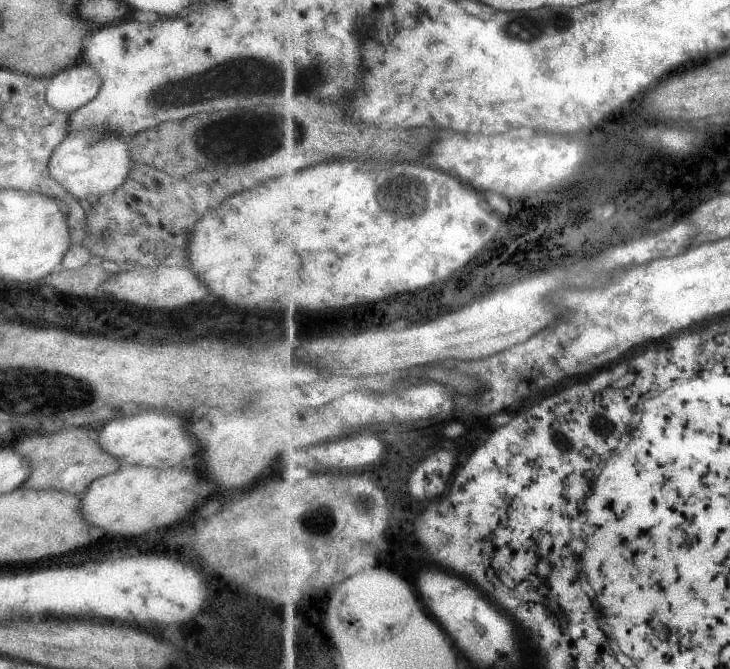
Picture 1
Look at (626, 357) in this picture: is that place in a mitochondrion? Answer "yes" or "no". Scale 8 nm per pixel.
no

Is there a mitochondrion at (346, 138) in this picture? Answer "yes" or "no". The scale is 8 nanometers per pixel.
no

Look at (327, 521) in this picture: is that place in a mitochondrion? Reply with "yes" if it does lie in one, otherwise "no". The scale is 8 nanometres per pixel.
yes

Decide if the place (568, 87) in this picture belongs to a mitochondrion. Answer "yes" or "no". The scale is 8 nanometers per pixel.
no

